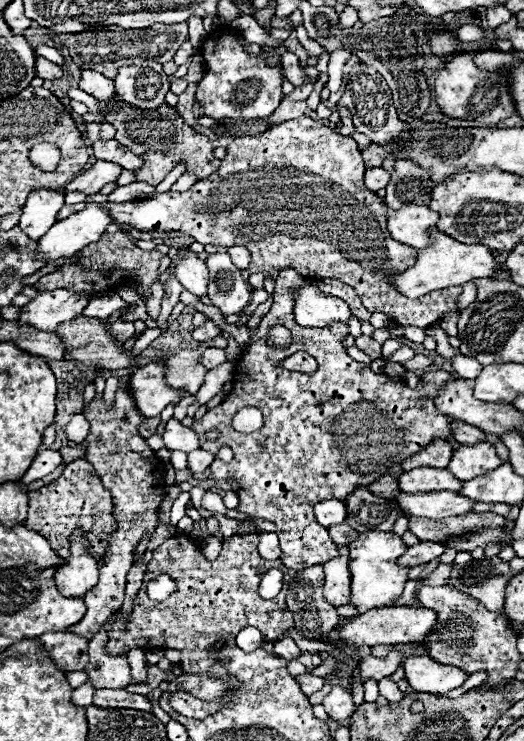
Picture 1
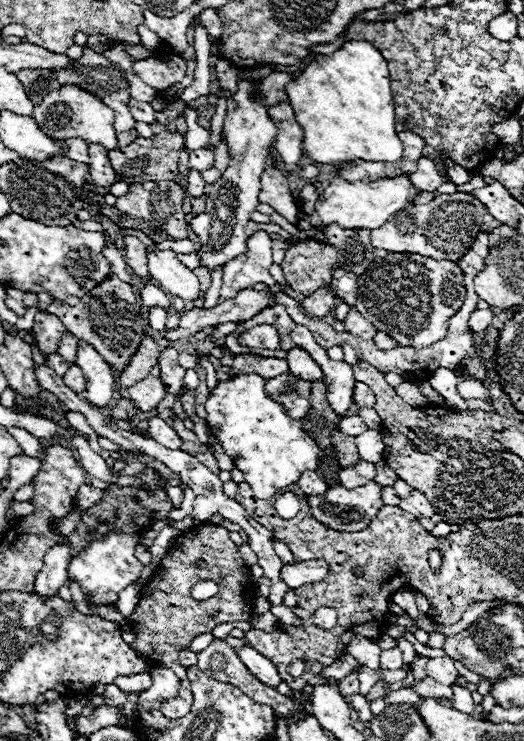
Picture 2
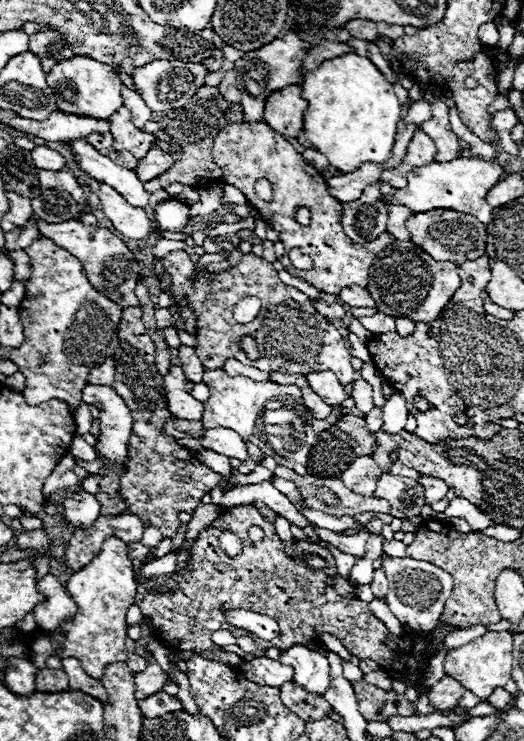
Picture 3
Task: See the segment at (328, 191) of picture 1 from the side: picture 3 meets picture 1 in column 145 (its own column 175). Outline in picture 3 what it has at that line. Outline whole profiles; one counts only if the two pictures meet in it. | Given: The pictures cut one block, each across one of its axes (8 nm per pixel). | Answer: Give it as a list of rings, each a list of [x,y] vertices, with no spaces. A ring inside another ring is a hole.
[[[164,200],[156,206],[156,222],[160,230],[170,230],[170,232],[180,232],[186,228],[190,220],[190,208],[178,200]]]

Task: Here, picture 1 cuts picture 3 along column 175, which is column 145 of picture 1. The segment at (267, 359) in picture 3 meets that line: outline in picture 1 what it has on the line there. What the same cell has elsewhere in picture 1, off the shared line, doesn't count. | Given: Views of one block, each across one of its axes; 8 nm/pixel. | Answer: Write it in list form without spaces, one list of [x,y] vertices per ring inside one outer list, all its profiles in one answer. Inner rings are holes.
[[[118,224],[108,226],[108,230],[102,234],[102,238],[94,244],[88,244],[82,252],[80,252],[80,260],[76,264],[66,264],[60,270],[42,276],[36,284],[36,288],[40,290],[56,290],[56,288],[66,288],[66,290],[74,290],[78,294],[88,294],[90,298],[100,296],[104,292],[116,290],[122,284],[142,278],[144,284],[144,296],[142,300],[146,300],[151,295],[151,286],[154,282],[158,282],[158,268],[160,268],[160,260],[164,258],[162,252],[152,250],[140,250],[122,230]]]

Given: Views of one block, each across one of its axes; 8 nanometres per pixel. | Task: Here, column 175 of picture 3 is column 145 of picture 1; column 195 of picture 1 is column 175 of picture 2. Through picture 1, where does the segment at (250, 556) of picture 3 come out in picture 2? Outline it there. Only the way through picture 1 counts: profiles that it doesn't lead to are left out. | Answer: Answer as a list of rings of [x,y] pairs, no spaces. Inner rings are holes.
[[[202,524],[186,534],[176,536],[170,552],[158,564],[154,578],[140,590],[140,600],[136,604],[136,610],[130,616],[130,626],[136,634],[132,648],[140,652],[144,658],[176,670],[176,676],[180,678],[178,700],[162,702],[160,712],[166,718],[182,718],[186,712],[190,712],[190,706],[192,706],[190,680],[187,678],[186,668],[178,662],[180,650],[188,648],[188,644],[198,634],[212,632],[212,628],[218,626],[220,622],[250,622],[252,602],[254,602],[252,582],[246,572],[246,564],[240,558],[238,546],[228,538],[228,530],[220,526]],[[200,560],[206,562],[204,570],[208,570],[208,574],[216,578],[216,584],[218,584],[216,598],[210,598],[210,600],[190,598],[190,590],[196,581],[196,574],[200,574],[194,562],[200,562]]]

